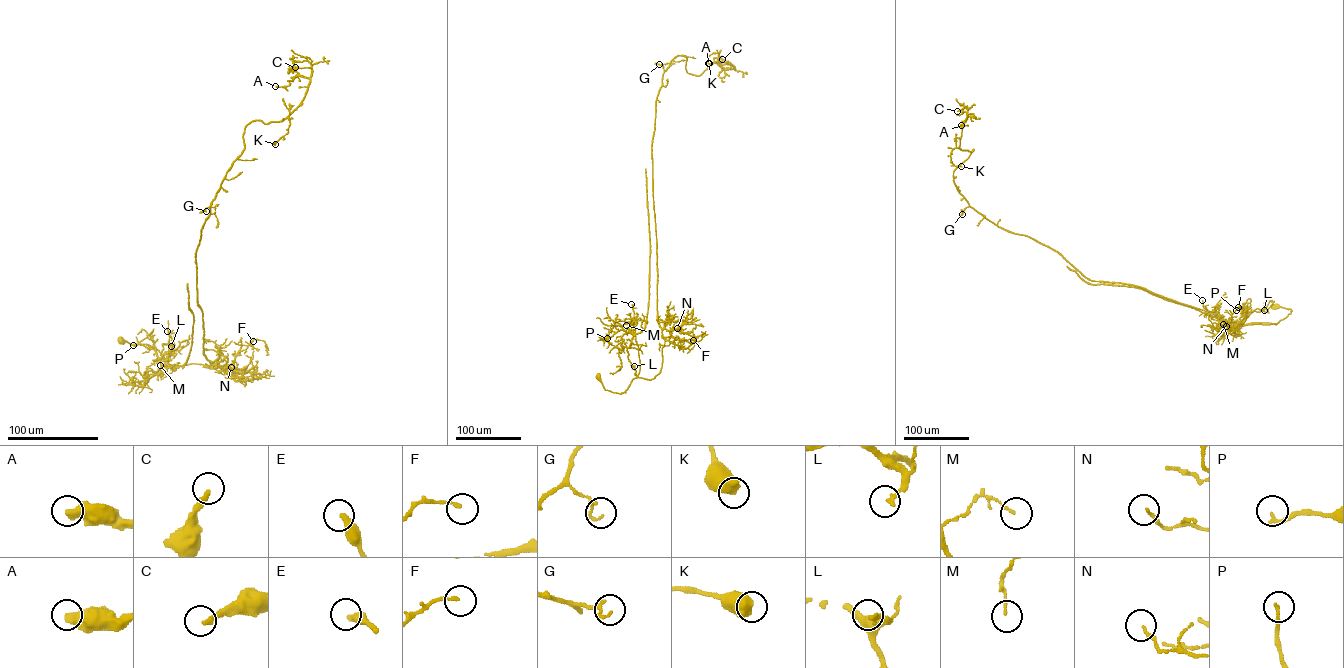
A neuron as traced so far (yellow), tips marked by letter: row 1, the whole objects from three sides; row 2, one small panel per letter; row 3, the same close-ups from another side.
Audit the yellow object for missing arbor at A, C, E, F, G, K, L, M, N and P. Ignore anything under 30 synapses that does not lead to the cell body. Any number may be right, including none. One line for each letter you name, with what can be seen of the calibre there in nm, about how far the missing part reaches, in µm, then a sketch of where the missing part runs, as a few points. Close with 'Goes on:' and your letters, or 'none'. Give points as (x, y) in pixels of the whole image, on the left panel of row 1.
Goes on: none

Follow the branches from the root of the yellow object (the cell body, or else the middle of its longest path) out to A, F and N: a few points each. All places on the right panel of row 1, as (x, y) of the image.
A: (1274, 306), (1291, 311), (1238, 325), (1088, 279), (969, 205), (953, 180), (973, 150), (961, 125)
F: (1274, 306), (1291, 311), (1276, 324), (1238, 326), (1246, 315), (1238, 307)
N: (1274, 306), (1291, 311), (1275, 324), (1239, 325), (1227, 322), (1228, 329), (1226, 326)

